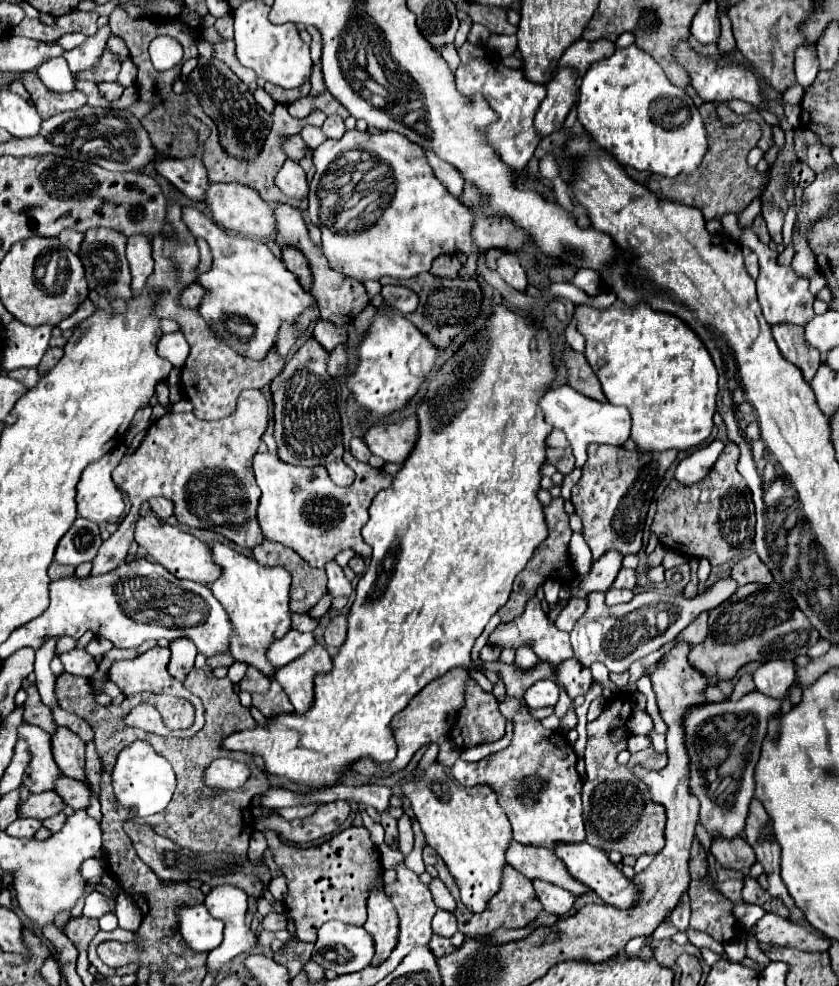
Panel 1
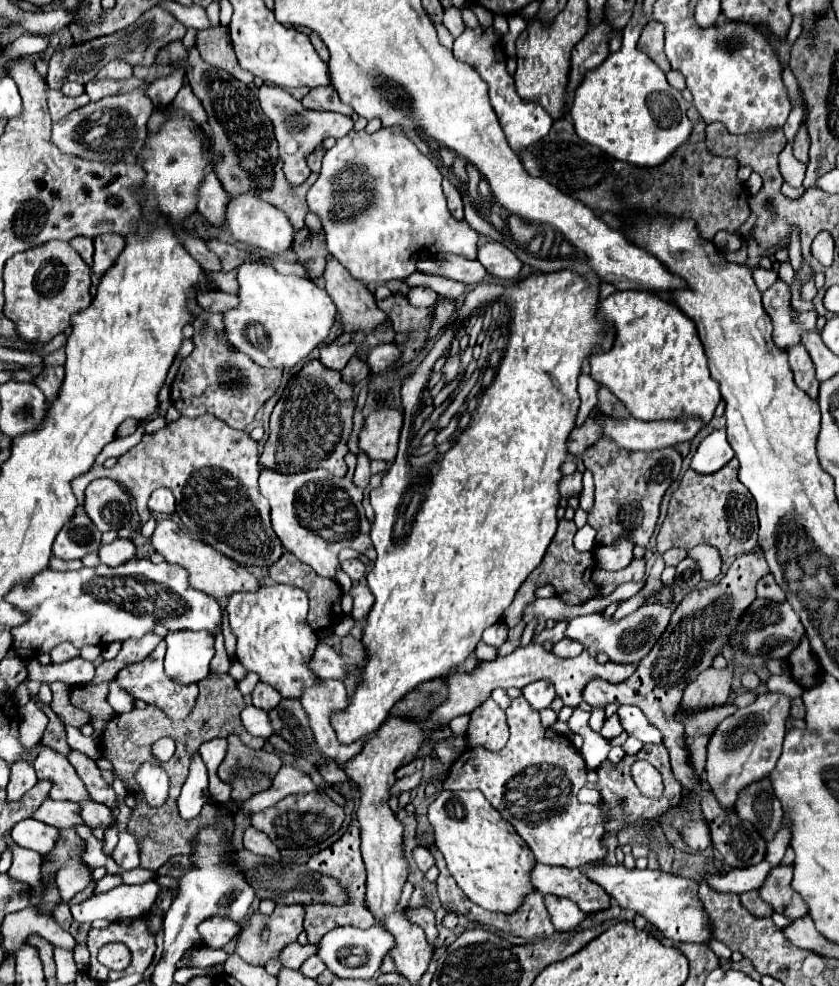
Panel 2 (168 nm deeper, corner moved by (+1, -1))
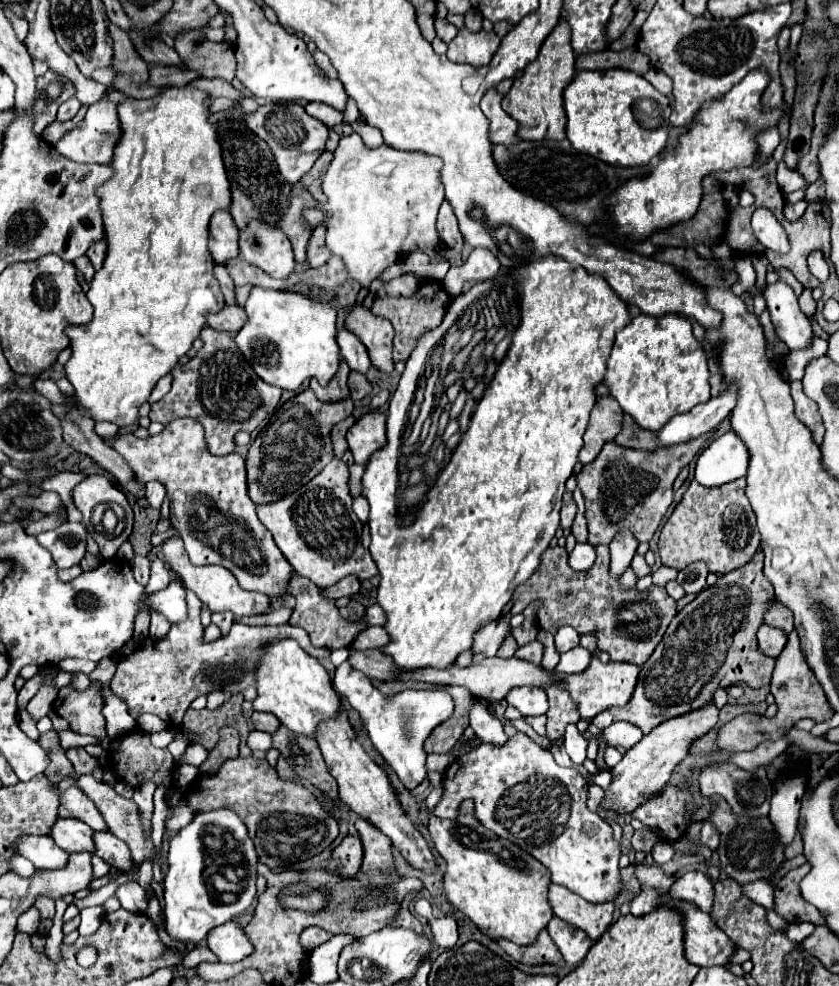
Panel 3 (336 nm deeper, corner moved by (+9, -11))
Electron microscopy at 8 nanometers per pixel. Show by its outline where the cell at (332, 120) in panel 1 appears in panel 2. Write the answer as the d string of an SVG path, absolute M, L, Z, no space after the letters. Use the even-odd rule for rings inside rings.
M262 85L258 91L258 101L260 107L264 109L264 113L272 119L274 123L274 131L276 131L276 141L280 145L280 159L284 161L284 175L290 181L290 185L302 185L306 181L306 177L311 174L311 170L307 166L306 156L312 153L312 149L316 149L326 137L344 137L352 127L352 119L342 115L342 113L314 113L308 109L300 109L300 101L296 101L288 91L280 89L280 87L270 87L270 85Z

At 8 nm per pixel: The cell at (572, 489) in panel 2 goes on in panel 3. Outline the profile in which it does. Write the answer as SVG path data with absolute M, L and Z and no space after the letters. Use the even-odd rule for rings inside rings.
M564 493L562 499L562 511L560 511L560 527L568 529L572 525L572 519L576 515L576 503L572 499L572 493Z

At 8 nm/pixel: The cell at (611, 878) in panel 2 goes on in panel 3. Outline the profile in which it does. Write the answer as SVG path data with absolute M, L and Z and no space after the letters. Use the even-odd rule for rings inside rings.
M670 895L660 899L660 905L676 907L684 917L686 929L686 959L698 967L724 967L730 963L736 945L722 933L722 929L712 921L710 915L702 913L698 907L686 901L676 901Z

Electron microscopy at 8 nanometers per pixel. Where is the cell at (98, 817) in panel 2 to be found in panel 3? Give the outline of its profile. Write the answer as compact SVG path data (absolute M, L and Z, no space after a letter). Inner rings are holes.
M96 831L94 833L94 843L96 843L96 855L102 857L112 867L116 867L118 871L130 871L134 867L130 849L126 847L126 843L122 843L112 833Z

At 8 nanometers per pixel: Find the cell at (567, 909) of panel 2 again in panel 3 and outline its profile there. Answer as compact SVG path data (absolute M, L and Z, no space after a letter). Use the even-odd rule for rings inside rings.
M554 917L548 923L548 933L550 933L552 941L558 945L560 953L562 953L562 957L570 969L578 967L584 961L588 949L592 947L592 941L584 931L564 923L558 917Z

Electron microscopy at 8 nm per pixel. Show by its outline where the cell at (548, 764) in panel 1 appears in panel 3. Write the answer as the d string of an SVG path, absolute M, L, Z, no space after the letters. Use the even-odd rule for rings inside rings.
M516 733L504 747L476 747L454 759L444 773L444 797L432 813L442 819L456 819L462 801L472 799L476 819L498 837L510 839L546 865L552 871L552 883L582 895L590 903L608 903L622 891L618 867L620 845L612 837L612 827L598 813L592 813L586 807L586 795L588 783L578 771L560 767L550 751L544 751L528 735Z

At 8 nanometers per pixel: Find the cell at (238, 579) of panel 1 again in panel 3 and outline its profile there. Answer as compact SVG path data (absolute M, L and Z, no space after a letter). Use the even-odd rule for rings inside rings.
M284 639L262 649L260 669L256 675L258 697L254 701L256 711L272 713L290 731L316 739L316 729L322 721L338 717L342 711L342 699L330 683L328 671L318 663L318 659L306 655L294 639Z

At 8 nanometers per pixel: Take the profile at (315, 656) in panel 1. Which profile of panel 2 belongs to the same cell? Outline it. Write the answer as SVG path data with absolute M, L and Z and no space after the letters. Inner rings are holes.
M320 679L302 691L300 703L308 715L310 729L316 739L316 747L322 755L332 757L338 763L344 763L346 759L354 757L362 751L364 741L358 741L358 745L338 745L338 739L334 737L334 729L330 725L330 713L334 709L344 709L348 701L346 687L338 679Z

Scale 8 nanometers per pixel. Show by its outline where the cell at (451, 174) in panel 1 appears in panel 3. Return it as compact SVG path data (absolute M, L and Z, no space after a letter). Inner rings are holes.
M444 201L442 207L440 207L440 213L438 213L438 233L440 233L440 239L450 247L450 249L456 249L456 251L462 251L462 245L464 245L464 239L462 239L462 233L458 229L458 221L456 221L456 215L452 211L452 207Z

